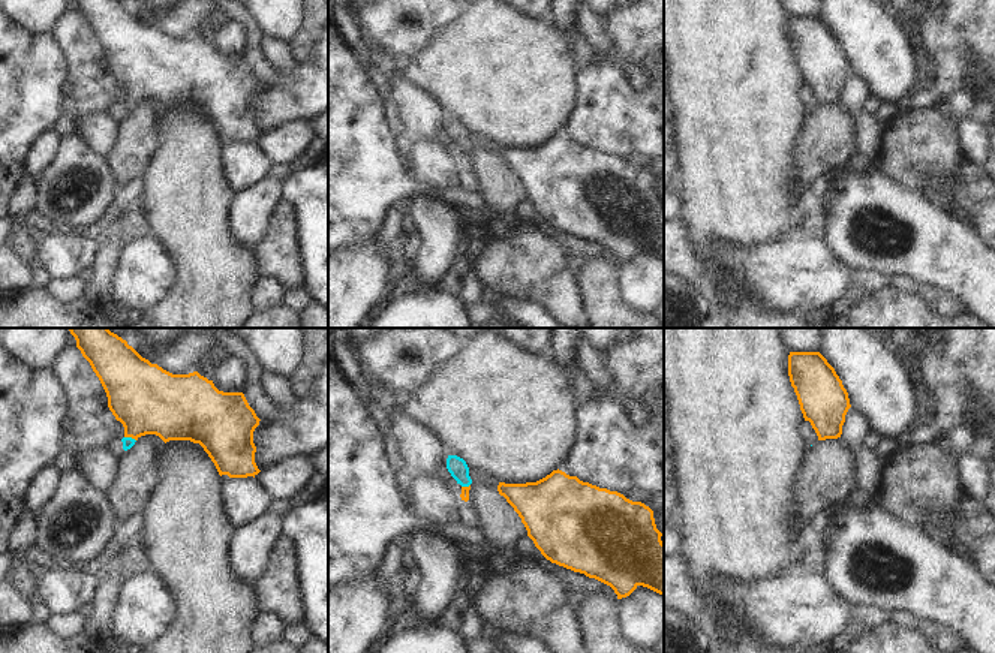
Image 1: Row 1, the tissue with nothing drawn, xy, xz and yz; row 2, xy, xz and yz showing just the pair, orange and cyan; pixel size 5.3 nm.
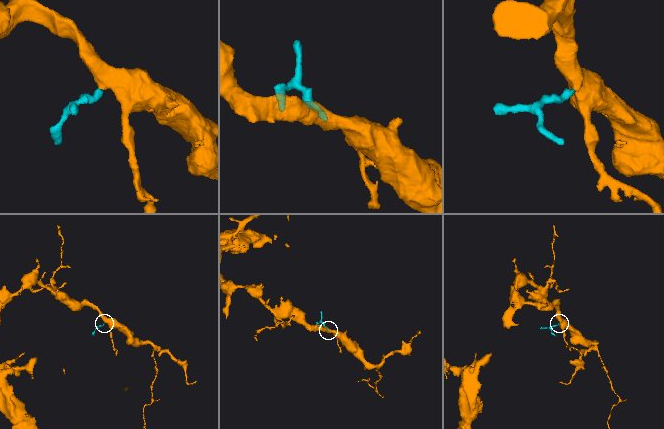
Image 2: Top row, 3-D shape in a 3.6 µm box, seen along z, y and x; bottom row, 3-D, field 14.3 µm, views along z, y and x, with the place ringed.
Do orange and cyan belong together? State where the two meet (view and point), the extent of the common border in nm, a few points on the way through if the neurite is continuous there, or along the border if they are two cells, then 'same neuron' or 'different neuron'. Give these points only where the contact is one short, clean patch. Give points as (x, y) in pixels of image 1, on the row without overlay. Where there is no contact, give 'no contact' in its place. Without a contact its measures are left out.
contact xy (131, 101); length 70 nm; way xy (146, 63), (131, 101), (128, 107); same neuron

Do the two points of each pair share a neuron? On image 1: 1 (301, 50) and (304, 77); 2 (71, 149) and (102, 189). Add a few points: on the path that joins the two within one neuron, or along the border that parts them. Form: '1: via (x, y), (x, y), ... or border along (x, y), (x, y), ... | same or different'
1: border along (312, 50), (304, 59), (297, 57) | different
2: via (81, 159), (101, 178) | same

